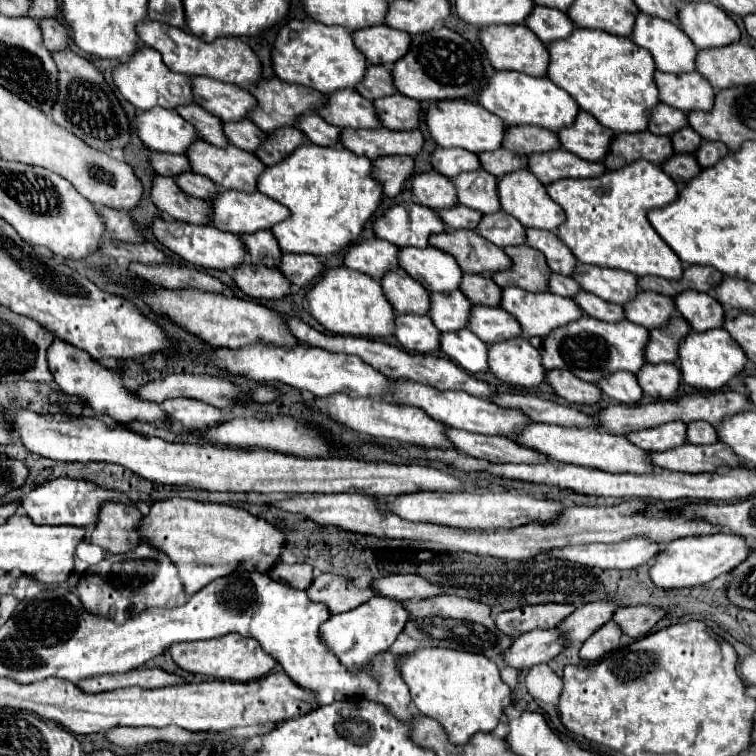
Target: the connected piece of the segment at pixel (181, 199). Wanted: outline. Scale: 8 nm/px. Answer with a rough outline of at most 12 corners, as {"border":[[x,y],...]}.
{"border":[[155,177],[151,201],[177,221],[209,223],[209,201]]}

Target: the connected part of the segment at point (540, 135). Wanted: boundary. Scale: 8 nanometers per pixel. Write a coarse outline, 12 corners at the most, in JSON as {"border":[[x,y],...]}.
{"border":[[507,127],[503,147],[517,155],[559,149],[557,133]]}

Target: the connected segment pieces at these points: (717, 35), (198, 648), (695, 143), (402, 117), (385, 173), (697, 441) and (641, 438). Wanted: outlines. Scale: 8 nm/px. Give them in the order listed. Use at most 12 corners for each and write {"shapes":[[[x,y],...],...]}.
{"shapes":[[[711,1],[685,3],[677,21],[697,49],[731,45],[735,21]],[[233,633],[175,643],[189,673],[261,679],[277,665],[255,639]],[[687,125],[671,135],[675,153],[695,153],[701,137]],[[405,95],[373,101],[387,129],[409,131],[419,123],[419,103]],[[387,155],[373,161],[371,175],[395,197],[413,173],[413,157]],[[707,421],[687,423],[693,445],[717,443],[715,427]],[[685,423],[631,431],[627,439],[645,451],[687,443]]]}

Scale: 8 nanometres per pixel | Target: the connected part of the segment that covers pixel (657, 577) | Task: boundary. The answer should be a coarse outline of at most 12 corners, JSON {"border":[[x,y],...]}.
{"border":[[729,533],[667,543],[649,575],[657,587],[713,581],[749,557]]}

